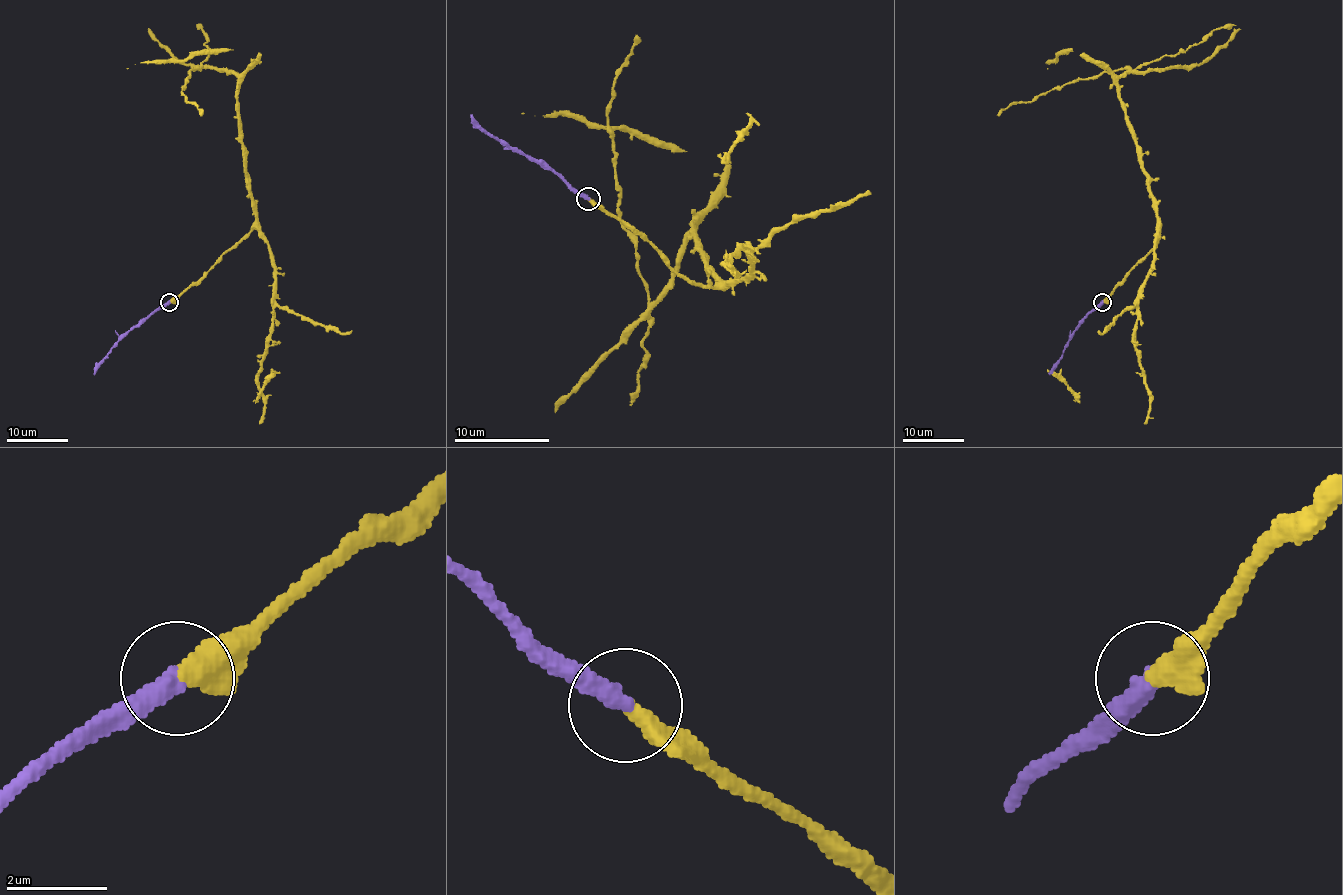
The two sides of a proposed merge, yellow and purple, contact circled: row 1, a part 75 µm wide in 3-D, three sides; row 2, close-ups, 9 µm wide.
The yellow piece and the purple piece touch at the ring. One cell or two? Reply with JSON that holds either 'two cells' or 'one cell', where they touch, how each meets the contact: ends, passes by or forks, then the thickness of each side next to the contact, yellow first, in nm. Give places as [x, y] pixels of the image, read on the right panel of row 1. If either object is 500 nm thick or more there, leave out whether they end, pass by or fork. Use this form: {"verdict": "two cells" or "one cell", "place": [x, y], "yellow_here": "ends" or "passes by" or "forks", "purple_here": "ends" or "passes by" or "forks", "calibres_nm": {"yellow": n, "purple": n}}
{"verdict": "one cell", "place": [1102, 302], "yellow_here": "ends", "purple_here": "ends", "calibres_nm": {"yellow": 440, "purple": 420}}

